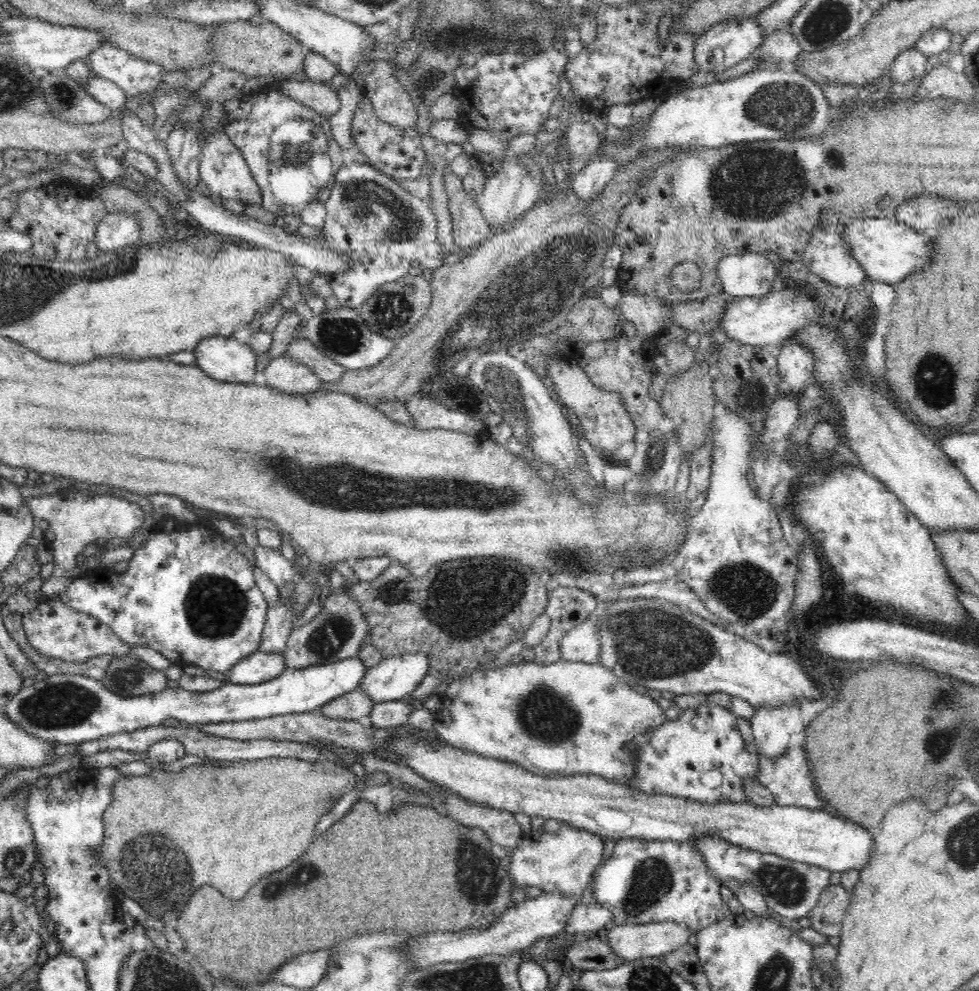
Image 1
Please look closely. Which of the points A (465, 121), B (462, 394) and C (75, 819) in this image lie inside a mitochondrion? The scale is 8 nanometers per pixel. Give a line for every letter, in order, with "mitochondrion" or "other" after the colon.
A: other
B: mitochondrion
C: other

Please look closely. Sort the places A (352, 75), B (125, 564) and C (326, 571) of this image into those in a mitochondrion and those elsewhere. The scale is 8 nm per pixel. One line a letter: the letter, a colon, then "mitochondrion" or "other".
A: other
B: other
C: other

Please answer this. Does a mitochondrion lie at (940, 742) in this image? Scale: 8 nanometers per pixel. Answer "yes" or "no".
yes

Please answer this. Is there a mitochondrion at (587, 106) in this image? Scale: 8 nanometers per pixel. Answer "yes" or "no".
no

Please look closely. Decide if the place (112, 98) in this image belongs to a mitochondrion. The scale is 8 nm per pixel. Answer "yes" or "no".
no

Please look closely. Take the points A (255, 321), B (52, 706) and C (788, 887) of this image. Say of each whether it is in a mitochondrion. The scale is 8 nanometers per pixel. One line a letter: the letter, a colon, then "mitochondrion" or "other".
A: other
B: mitochondrion
C: mitochondrion

